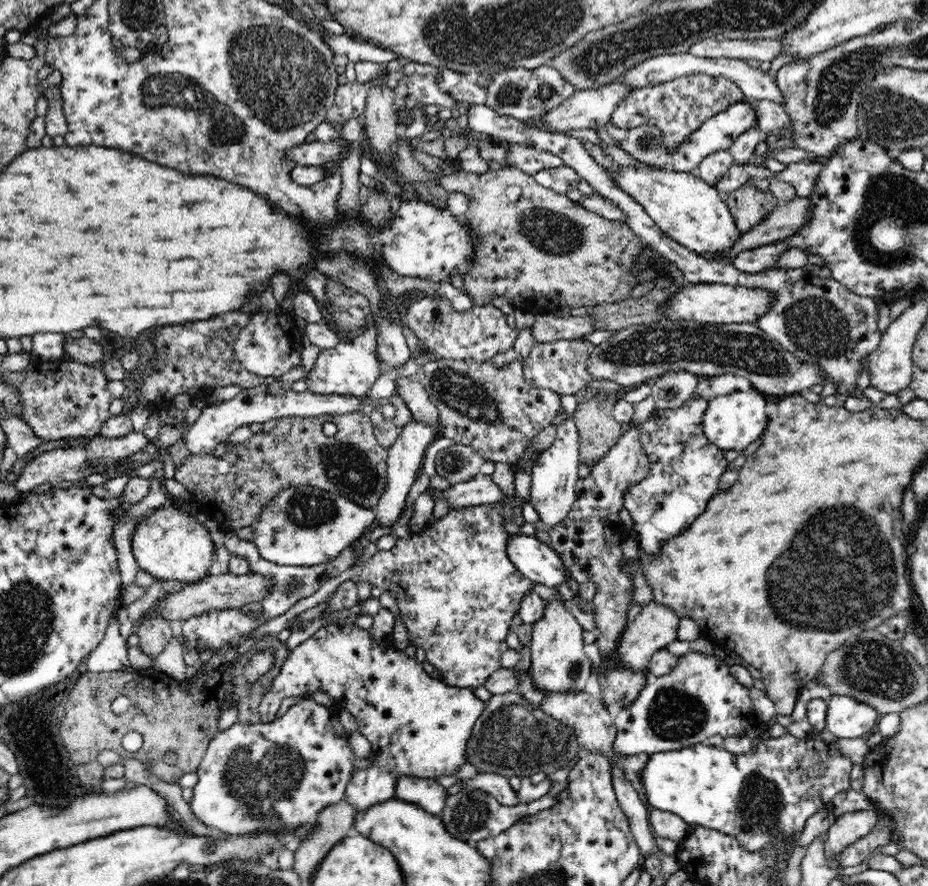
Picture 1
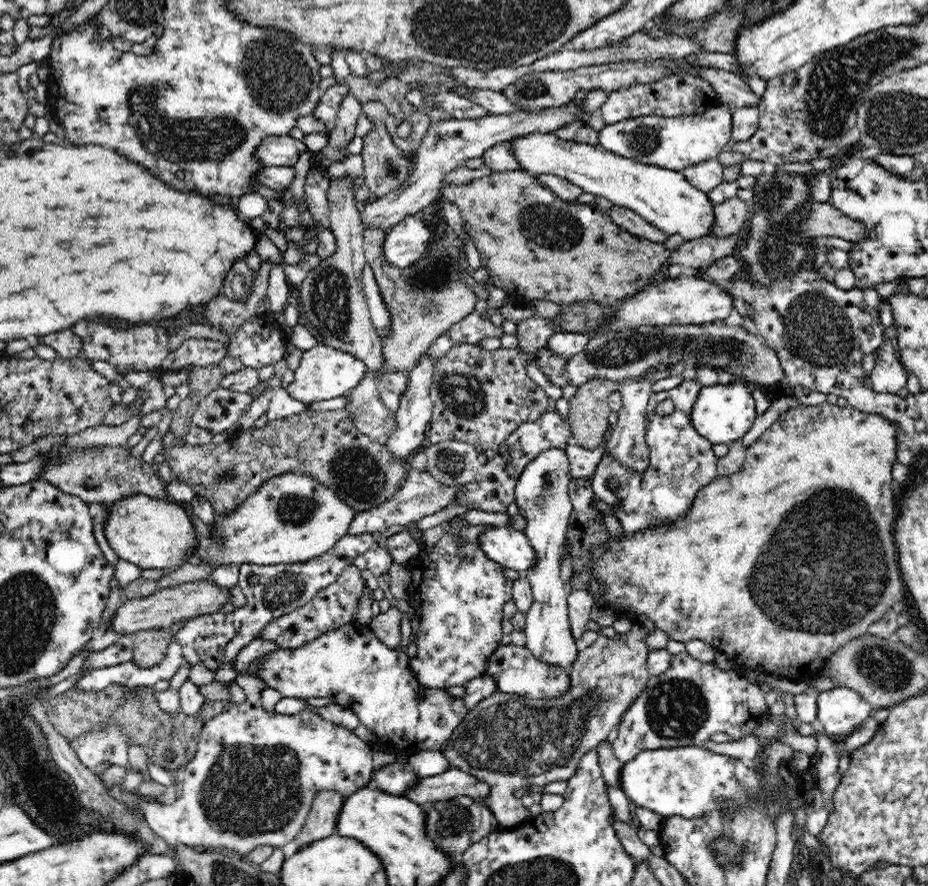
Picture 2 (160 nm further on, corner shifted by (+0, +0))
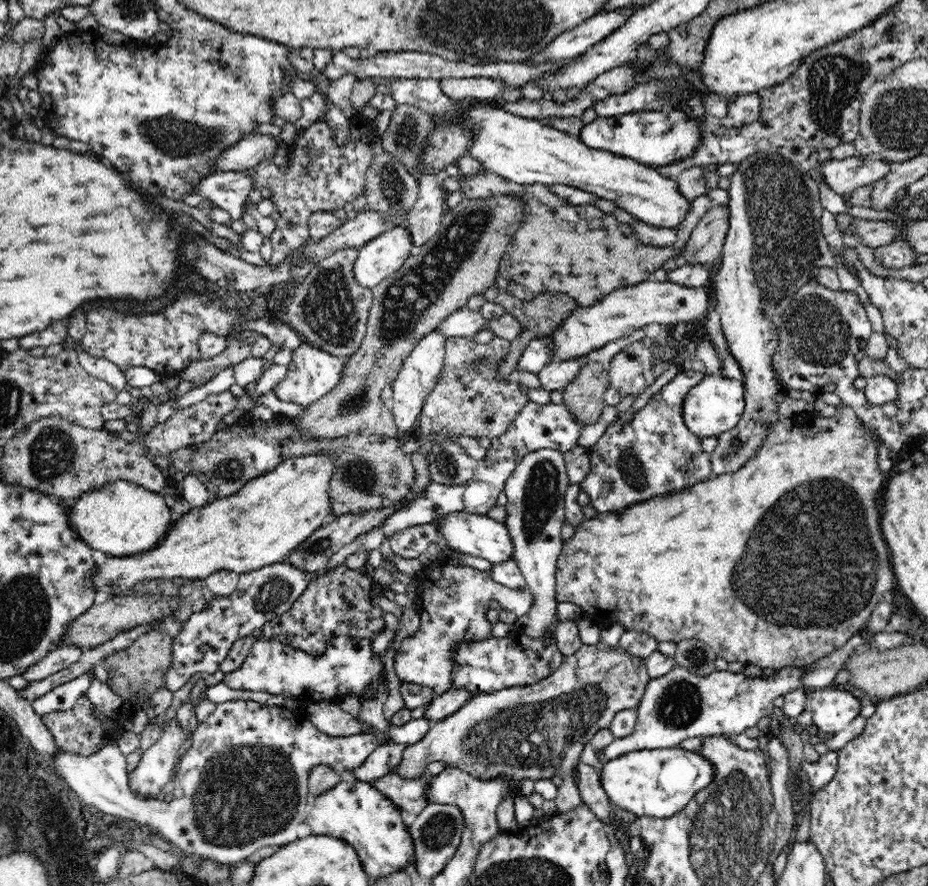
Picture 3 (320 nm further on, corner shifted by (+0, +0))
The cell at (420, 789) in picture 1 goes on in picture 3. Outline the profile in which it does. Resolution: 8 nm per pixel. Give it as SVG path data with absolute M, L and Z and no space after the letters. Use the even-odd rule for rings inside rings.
M399 743L379 744L376 750L373 750L366 758L366 761L362 762L358 768L354 768L352 772L347 773L347 778L351 777L372 784L382 776L395 773L400 766L402 751L405 747L404 744Z

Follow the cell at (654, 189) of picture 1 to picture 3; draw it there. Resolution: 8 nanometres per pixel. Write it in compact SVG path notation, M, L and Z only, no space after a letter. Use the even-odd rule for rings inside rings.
M469 102L456 123L461 123L463 128L473 130L467 156L479 160L483 172L497 173L498 176L505 177L506 180L514 181L516 184L542 184L547 187L552 184L563 184L579 188L598 198L611 200L635 219L660 228L677 228L691 207L691 200L682 194L677 181L666 173L612 152L590 148L576 135L544 125L539 120L504 111L500 106Z

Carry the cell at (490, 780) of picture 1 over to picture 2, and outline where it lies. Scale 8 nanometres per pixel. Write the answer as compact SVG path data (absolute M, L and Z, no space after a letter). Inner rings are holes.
M454 767L437 776L420 777L418 784L406 792L405 798L421 806L426 802L446 801L456 796L488 799L490 787Z

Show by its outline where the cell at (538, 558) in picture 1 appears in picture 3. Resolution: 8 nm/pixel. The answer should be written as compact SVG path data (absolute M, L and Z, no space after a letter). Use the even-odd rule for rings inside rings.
M451 512L434 519L432 523L437 526L437 534L444 538L444 542L452 551L486 559L492 565L514 561L516 547L509 535L509 529L503 522L496 522L487 514Z

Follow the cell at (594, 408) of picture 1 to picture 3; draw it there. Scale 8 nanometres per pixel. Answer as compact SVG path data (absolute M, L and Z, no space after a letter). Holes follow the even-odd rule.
M590 363L563 389L563 404L582 427L594 424L603 413L602 408L606 405L603 396L610 386L604 366Z

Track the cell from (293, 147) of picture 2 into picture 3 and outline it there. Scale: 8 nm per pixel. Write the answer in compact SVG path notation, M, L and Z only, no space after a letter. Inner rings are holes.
M248 134L234 146L224 150L216 160L218 169L245 171L256 166L262 159L270 159L276 148L276 137L270 134Z

